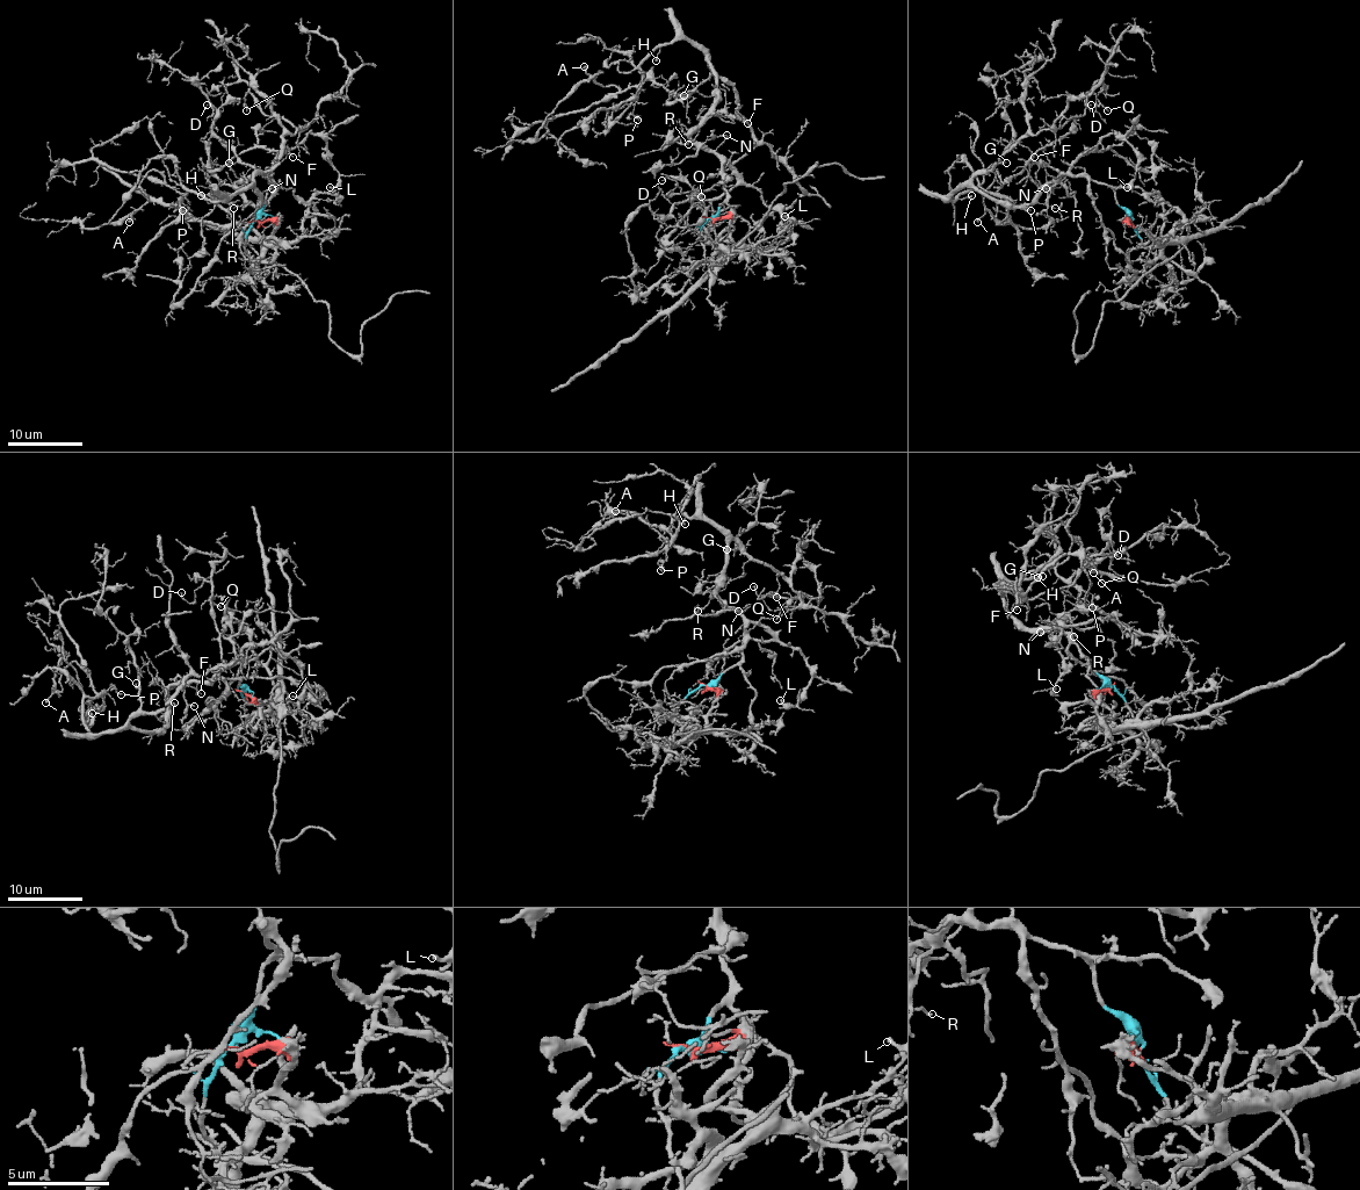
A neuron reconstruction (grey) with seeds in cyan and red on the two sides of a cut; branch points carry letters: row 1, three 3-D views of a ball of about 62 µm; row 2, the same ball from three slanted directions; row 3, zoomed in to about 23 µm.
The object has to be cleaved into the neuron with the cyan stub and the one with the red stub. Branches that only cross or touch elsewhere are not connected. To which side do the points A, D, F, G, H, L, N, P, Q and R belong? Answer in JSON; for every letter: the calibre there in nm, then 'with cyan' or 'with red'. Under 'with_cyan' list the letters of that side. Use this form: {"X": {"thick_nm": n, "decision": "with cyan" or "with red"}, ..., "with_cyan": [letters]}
{"A": {"thick_nm": 150, "decision": "with cyan"}, "D": {"thick_nm": 90, "decision": "with cyan"}, "F": {"thick_nm": 130, "decision": "with cyan"}, "G": {"thick_nm": 130, "decision": "with cyan"}, "H": {"thick_nm": 140, "decision": "with cyan"}, "L": {"thick_nm": 160, "decision": "with cyan"}, "N": {"thick_nm": 110, "decision": "with cyan"}, "P": {"thick_nm": 150, "decision": "with cyan"}, "Q": {"thick_nm": 120, "decision": "with cyan"}, "R": {"thick_nm": 100, "decision": "with cyan"}, "with_cyan": ["A", "D", "F", "G", "H", "L", "N", "P", "Q", "R"]}

